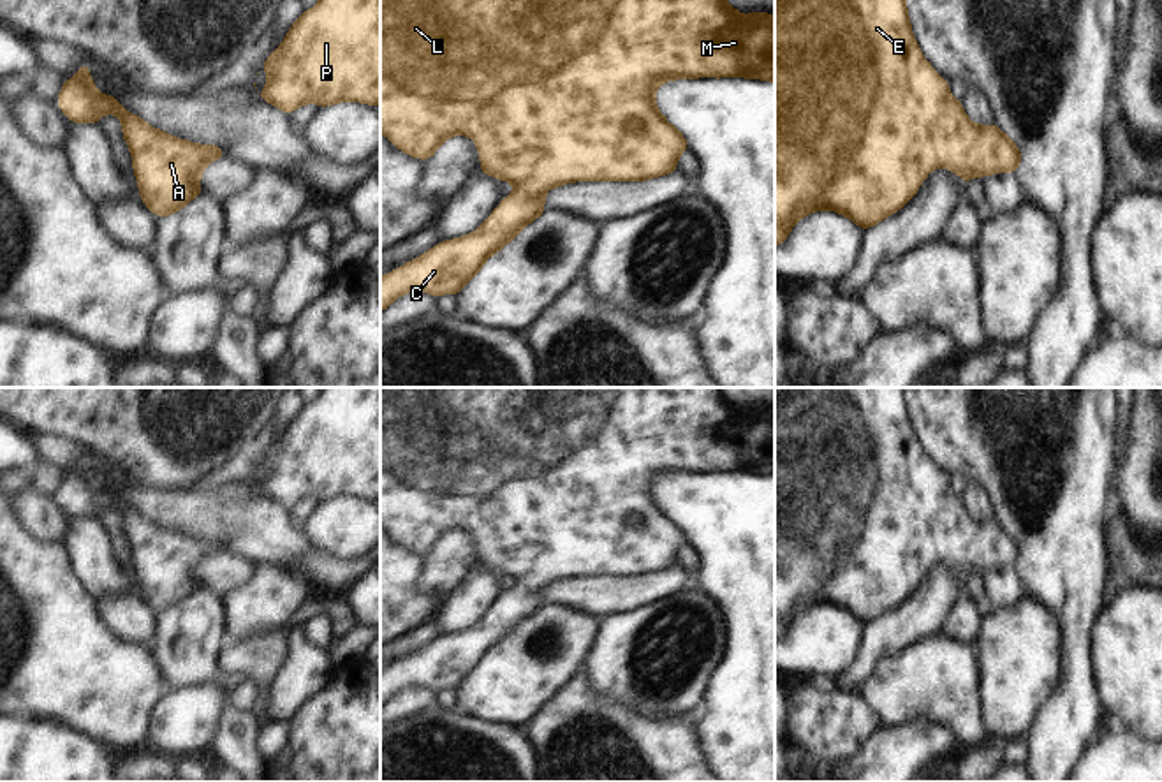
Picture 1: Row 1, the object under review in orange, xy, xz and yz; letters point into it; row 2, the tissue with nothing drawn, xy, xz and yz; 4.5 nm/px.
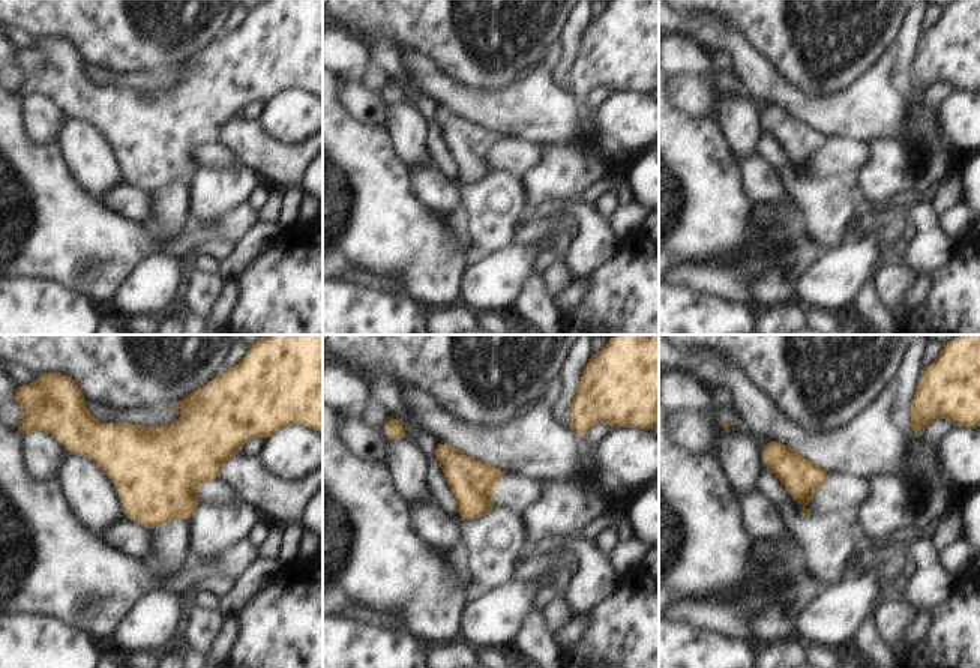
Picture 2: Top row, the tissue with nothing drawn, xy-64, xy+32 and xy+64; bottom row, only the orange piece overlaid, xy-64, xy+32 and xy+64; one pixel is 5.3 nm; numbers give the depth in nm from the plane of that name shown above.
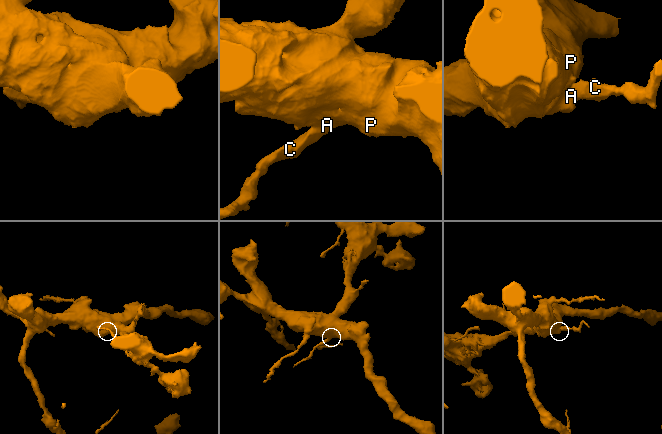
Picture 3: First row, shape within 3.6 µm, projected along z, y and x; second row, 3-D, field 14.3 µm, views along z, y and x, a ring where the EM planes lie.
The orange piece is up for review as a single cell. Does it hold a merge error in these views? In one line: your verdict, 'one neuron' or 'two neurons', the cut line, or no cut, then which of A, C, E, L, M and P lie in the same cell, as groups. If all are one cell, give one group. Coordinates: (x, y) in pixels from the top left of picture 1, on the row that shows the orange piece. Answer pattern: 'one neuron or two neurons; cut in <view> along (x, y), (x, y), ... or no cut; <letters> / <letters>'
one neuron; no cut; A C E L M P

